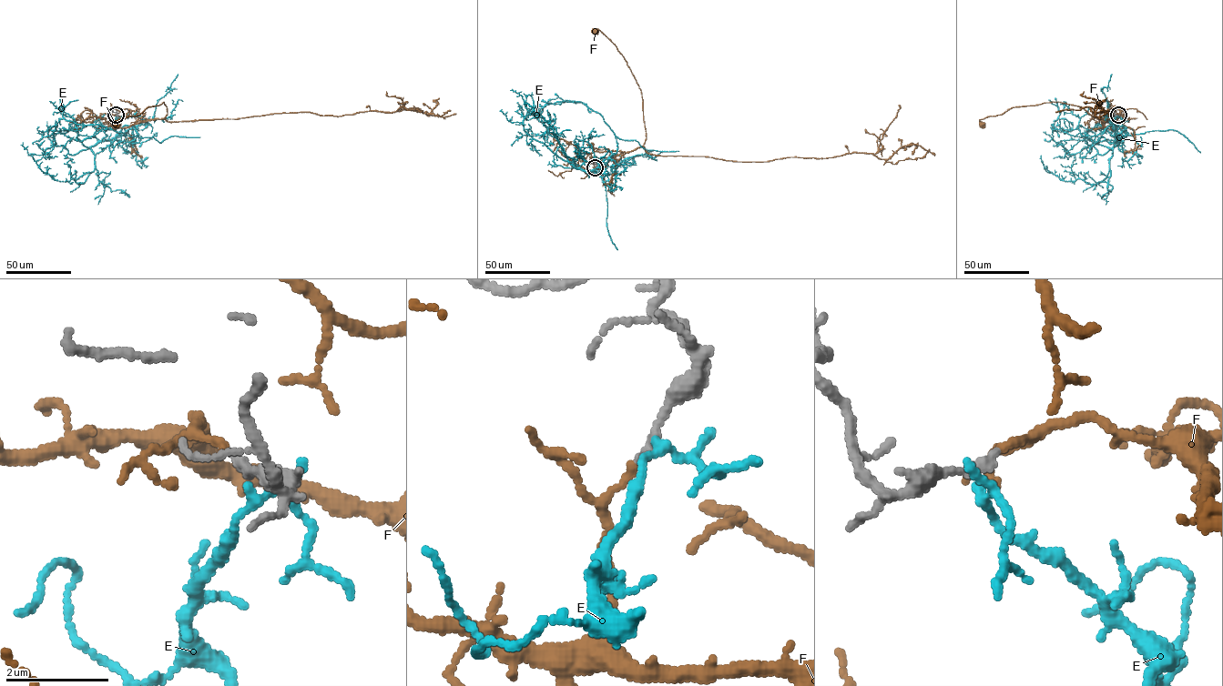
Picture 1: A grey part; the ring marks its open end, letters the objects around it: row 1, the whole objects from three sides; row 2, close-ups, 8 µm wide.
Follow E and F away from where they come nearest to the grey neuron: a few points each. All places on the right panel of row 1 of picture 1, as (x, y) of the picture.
E: (1117, 116), (1125, 133), (1109, 126), (1095, 136), (1072, 136), (1051, 125), (1060, 112), (1048, 99)
F: (1118, 115), (1124, 116), (1112, 109), (1101, 119), (1081, 106), (1044, 102), (1014, 106), (981, 119), (982, 124)

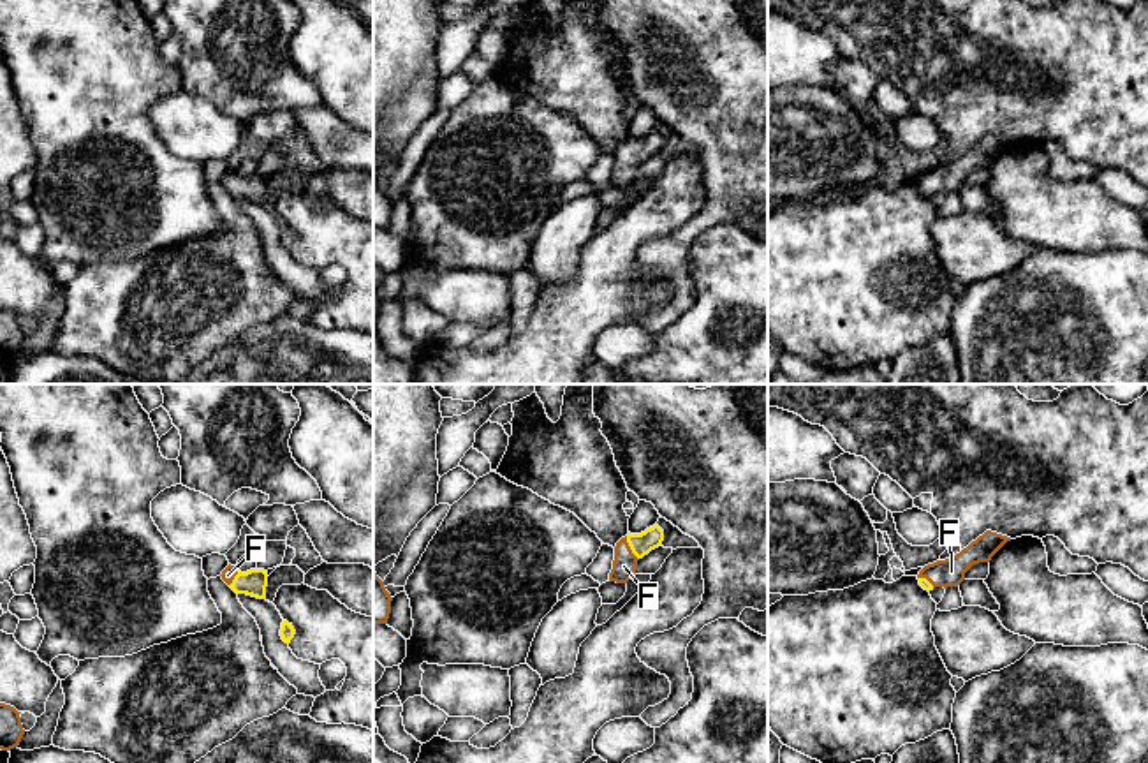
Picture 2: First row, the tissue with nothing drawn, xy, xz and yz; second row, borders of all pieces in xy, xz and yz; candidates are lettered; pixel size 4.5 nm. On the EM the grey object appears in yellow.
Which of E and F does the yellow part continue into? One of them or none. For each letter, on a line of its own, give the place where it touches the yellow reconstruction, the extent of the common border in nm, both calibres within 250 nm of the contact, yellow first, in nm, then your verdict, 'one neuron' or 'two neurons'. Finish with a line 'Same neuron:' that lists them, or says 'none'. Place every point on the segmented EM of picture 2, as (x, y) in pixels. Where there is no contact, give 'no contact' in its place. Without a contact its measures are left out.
E: no contact | two neurons
F: xz (631, 548) | 130 nm | 100/110 nm | one neuron
Same neuron: F

